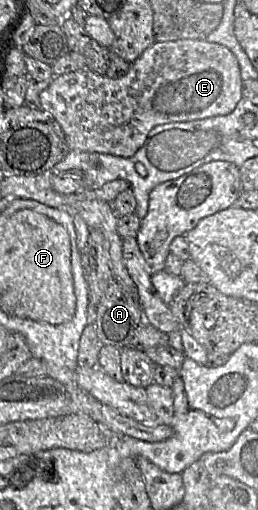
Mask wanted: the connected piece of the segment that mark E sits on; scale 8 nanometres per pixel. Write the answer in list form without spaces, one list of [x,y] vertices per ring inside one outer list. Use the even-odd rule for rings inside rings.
[[[181,39],[174,41],[155,42],[148,47],[141,56],[131,63],[128,73],[119,79],[110,79],[105,75],[99,75],[91,70],[84,69],[75,72],[55,76],[49,86],[41,93],[41,109],[49,112],[60,124],[70,150],[110,154],[123,158],[131,158],[143,146],[148,133],[156,126],[171,122],[186,122],[199,120],[213,116],[227,115],[231,113],[237,103],[242,99],[242,78],[238,61],[233,53],[217,43],[211,43],[200,39]]]

